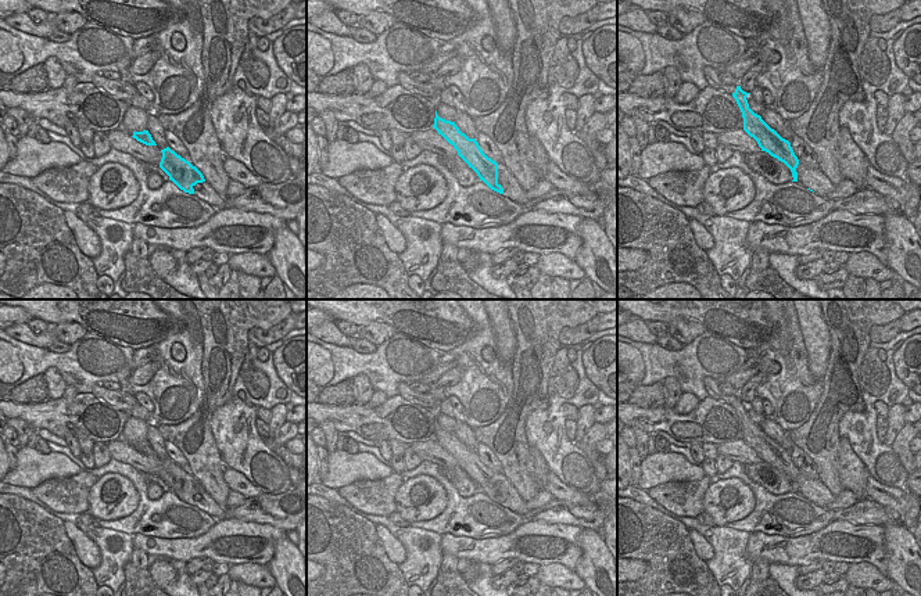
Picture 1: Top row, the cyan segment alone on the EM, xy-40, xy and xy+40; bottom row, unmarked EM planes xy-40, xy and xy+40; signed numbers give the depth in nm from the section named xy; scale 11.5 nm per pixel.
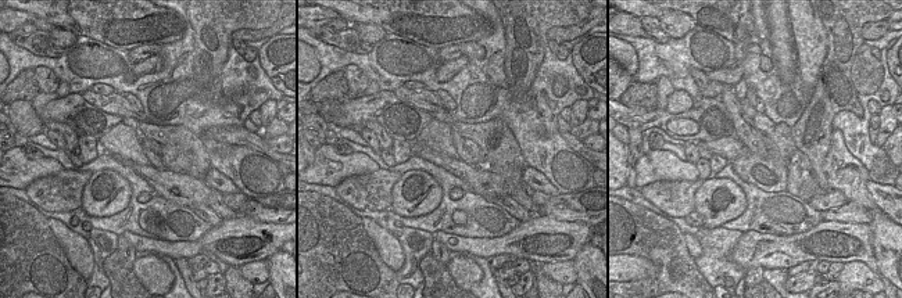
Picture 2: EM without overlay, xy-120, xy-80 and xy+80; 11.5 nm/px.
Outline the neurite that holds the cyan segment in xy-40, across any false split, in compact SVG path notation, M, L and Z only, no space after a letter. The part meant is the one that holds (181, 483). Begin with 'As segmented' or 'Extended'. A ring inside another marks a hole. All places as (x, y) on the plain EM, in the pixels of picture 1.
As segmented. M169 457L161 460L161 463L160 478L169 487L169 491L184 503L194 505L193 498L205 492L203 484Z

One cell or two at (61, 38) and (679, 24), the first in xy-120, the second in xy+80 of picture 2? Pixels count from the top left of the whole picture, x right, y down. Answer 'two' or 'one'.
one

